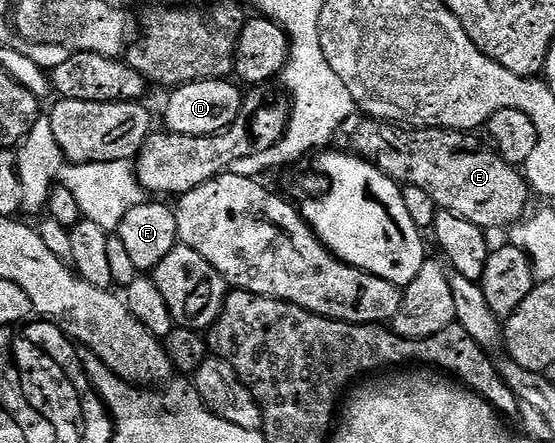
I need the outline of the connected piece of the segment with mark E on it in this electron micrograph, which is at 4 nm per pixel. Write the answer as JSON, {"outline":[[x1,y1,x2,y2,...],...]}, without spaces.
{"outline":[[370,117,360,120,346,128,346,150,368,159,403,187,425,189,438,210,465,217,465,221,484,229,510,228,528,214,527,202,533,199,533,192,522,170,505,162,494,150,455,151,454,138,438,127,409,127]]}

